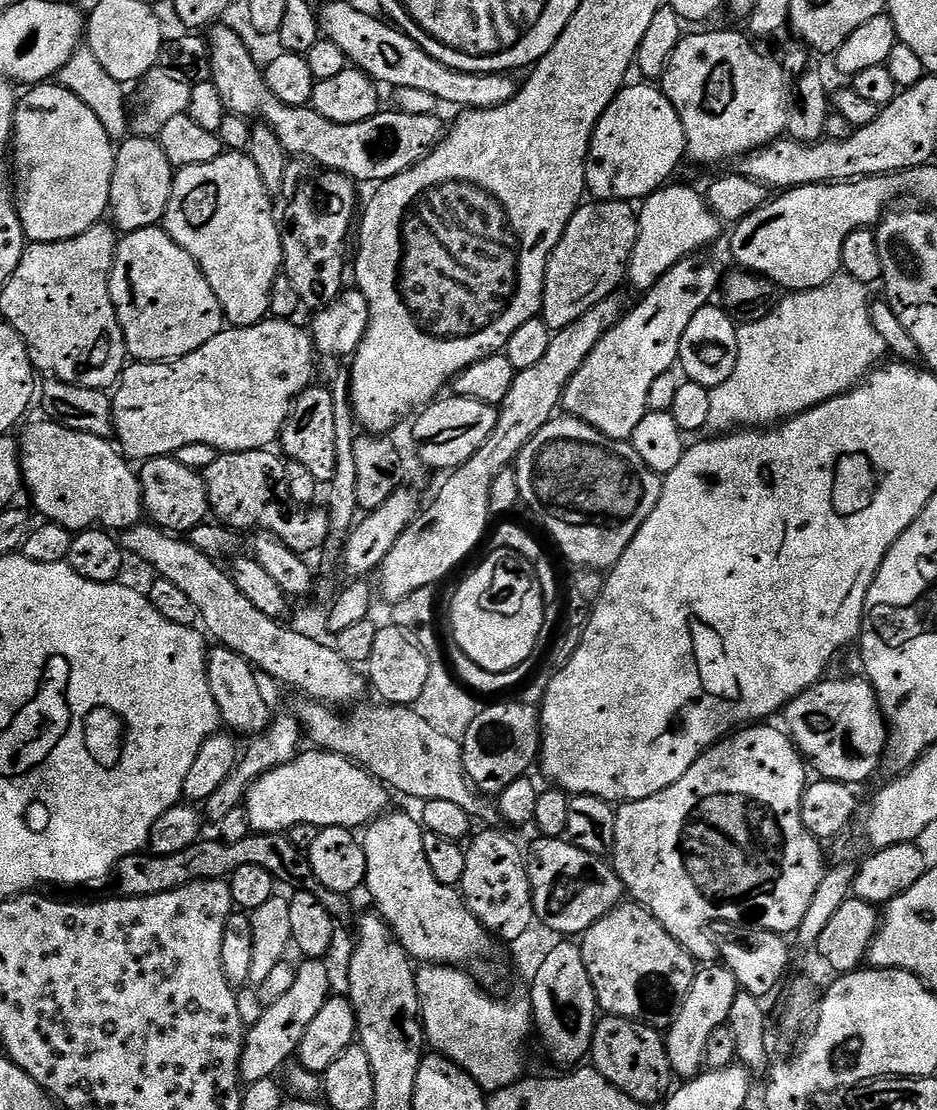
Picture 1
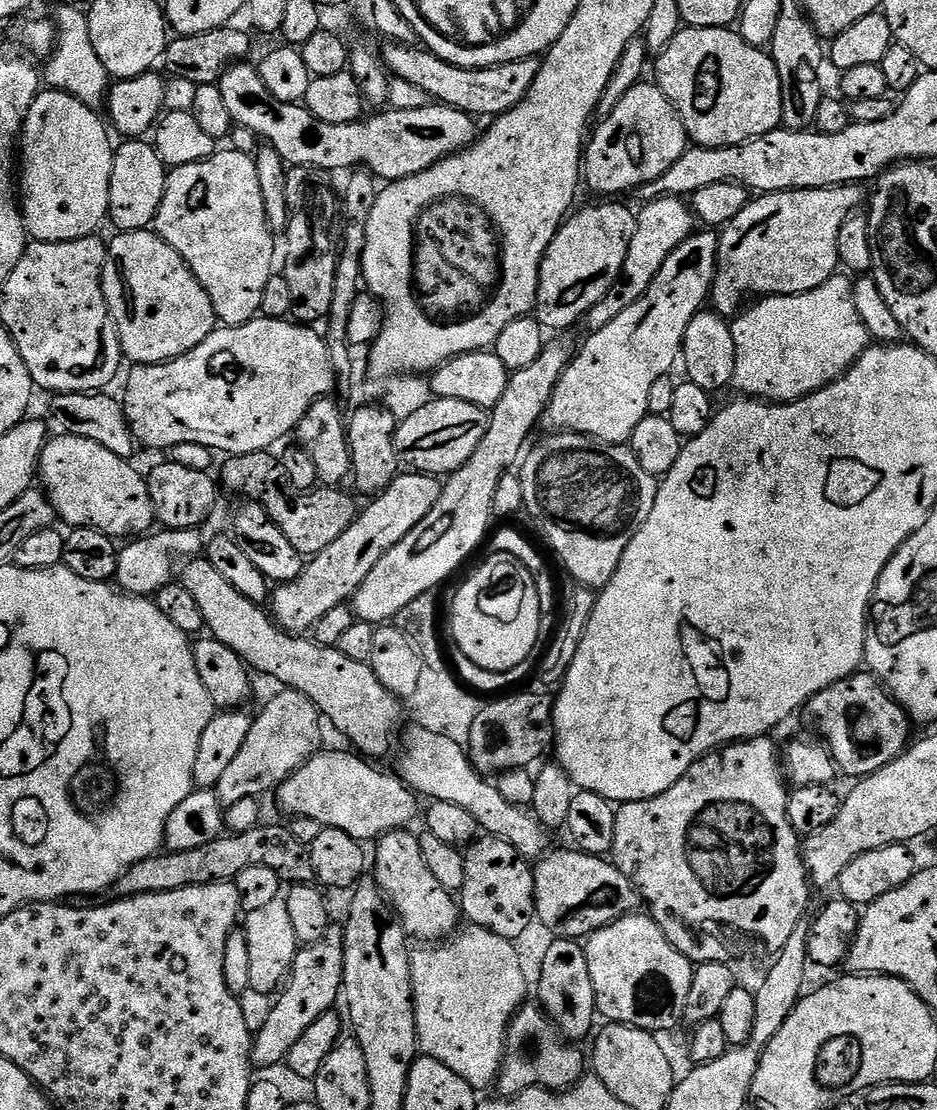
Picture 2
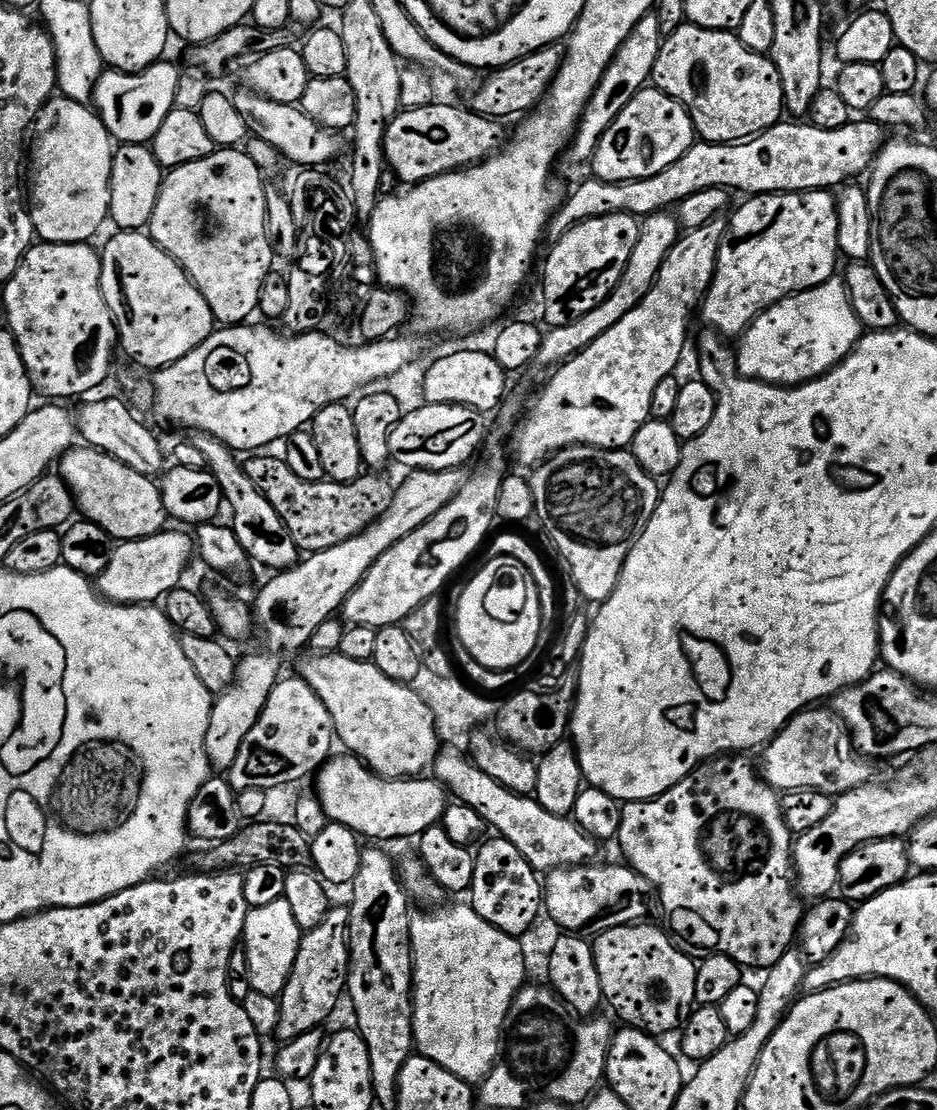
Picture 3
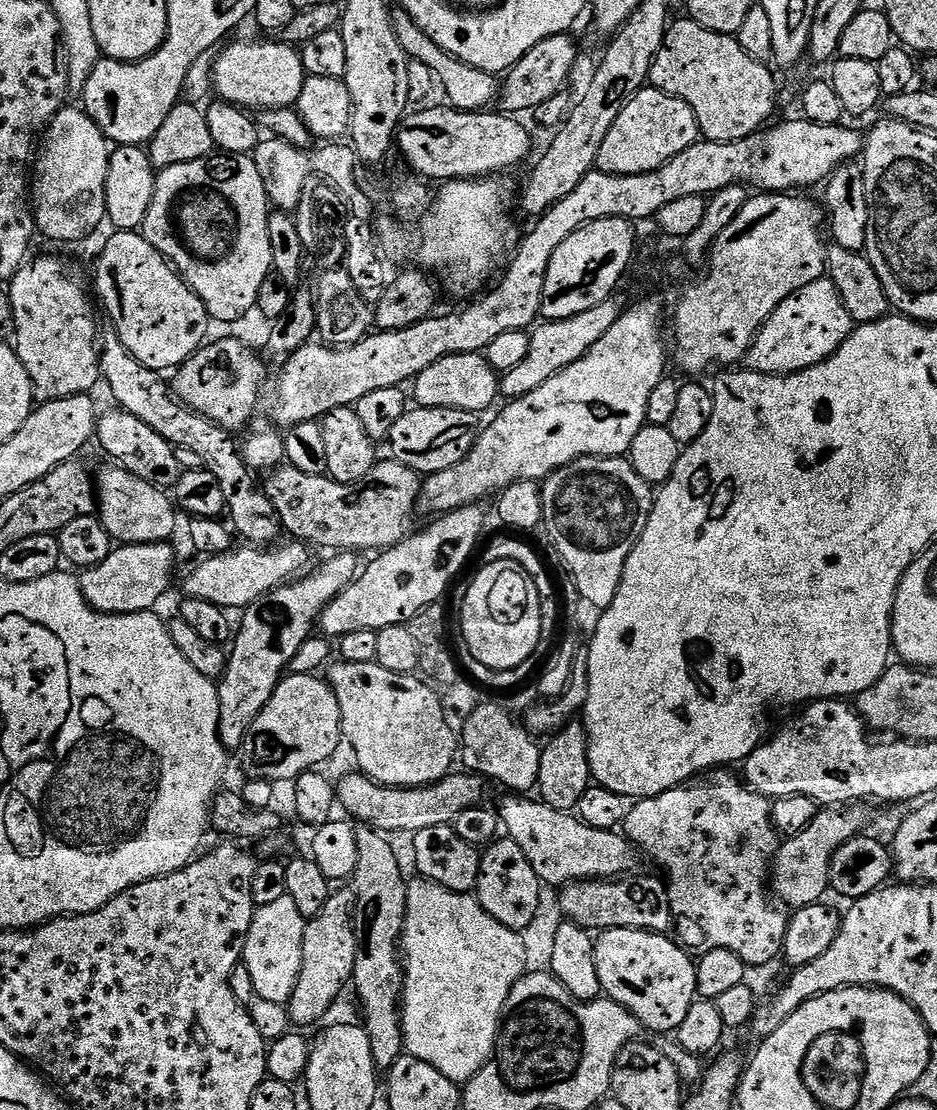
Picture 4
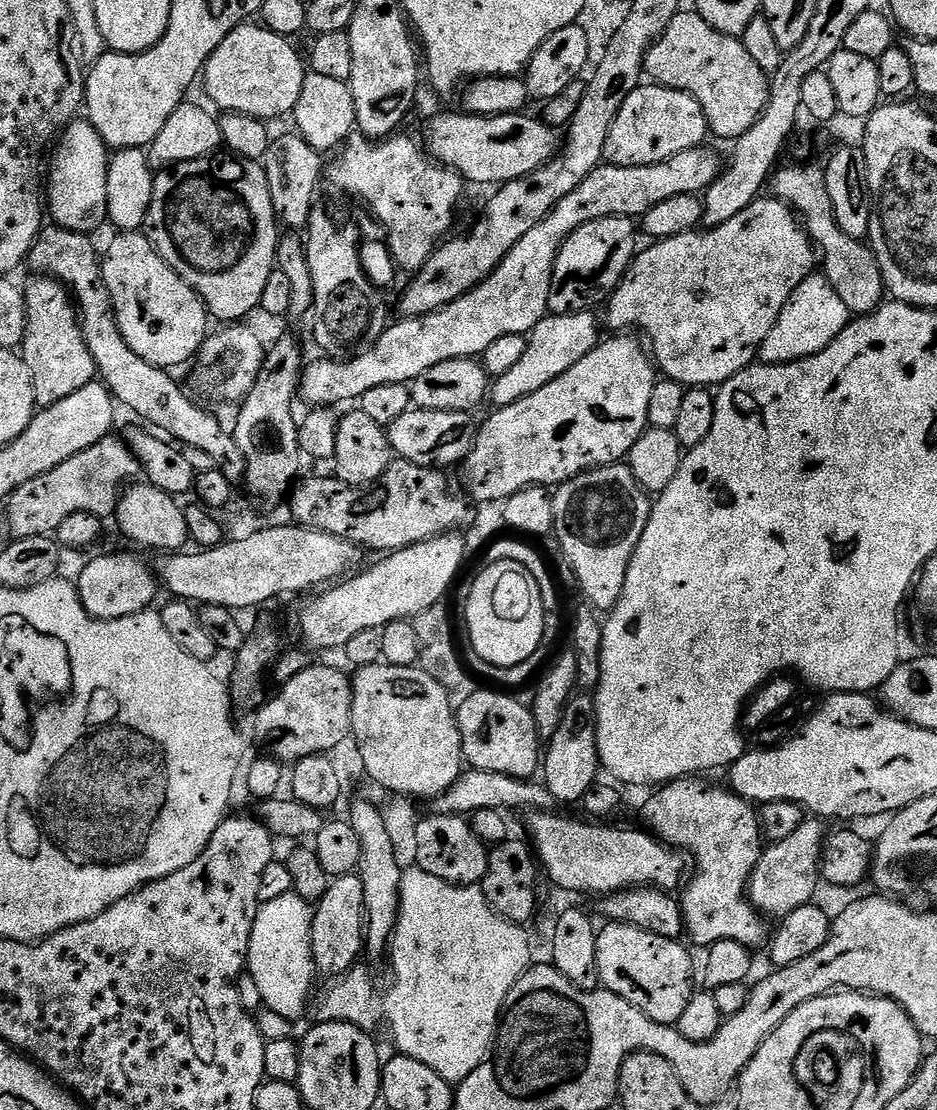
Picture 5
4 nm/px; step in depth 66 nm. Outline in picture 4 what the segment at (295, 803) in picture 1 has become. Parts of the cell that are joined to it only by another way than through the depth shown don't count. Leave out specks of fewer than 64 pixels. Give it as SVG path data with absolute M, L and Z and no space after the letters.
M352 770L349 776L338 780L338 804L341 809L345 808L349 812L347 815L353 821L368 824L377 832L385 834L393 834L392 832L415 834L430 826L453 825L463 811L485 803L484 777L467 770L458 772L443 776L438 783L427 784L424 788L385 788L383 784L377 784L369 776Z

